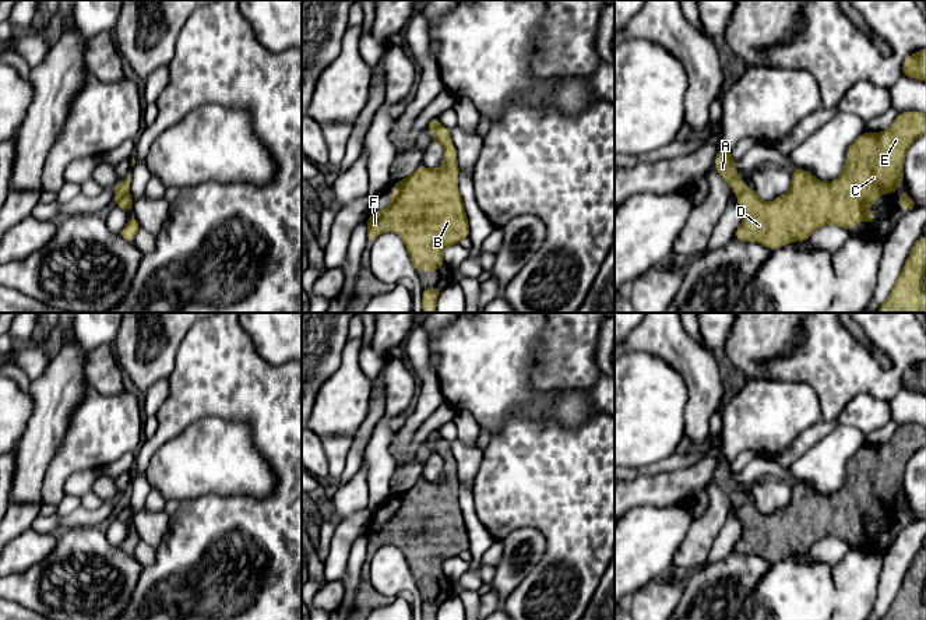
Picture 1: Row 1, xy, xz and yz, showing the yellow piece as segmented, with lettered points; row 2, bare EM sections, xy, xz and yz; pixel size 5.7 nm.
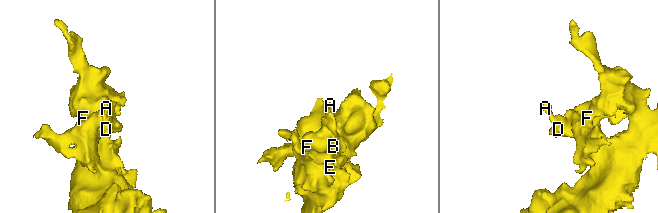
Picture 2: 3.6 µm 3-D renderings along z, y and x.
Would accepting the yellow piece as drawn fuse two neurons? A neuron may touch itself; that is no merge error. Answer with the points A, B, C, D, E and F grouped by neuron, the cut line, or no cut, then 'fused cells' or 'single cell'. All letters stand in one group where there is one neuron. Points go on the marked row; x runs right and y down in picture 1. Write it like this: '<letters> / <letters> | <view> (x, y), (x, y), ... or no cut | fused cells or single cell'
A B C D E F | no cut | single cell

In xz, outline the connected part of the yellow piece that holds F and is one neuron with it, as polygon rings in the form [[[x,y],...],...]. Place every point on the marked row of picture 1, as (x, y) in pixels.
[[[439,119],[430,120],[427,128],[433,133],[433,141],[444,148],[444,166],[441,169],[427,169],[420,165],[408,179],[394,183],[391,204],[366,221],[369,229],[367,244],[372,244],[383,232],[398,233],[416,271],[437,271],[444,263],[444,249],[469,236],[468,219],[458,191],[460,169],[450,130],[443,127]]]

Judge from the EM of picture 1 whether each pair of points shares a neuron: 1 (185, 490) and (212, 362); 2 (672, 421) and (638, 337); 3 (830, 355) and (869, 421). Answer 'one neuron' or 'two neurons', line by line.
1: two neurons
2: two neurons
3: two neurons

